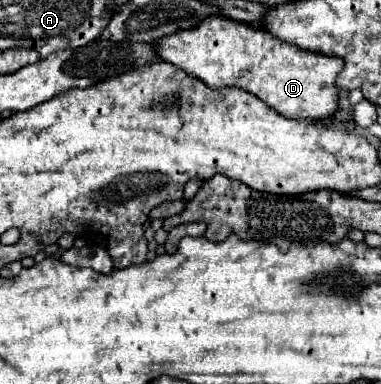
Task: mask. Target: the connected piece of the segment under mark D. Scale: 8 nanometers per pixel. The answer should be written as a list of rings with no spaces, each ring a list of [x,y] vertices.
[[[212,16],[198,28],[160,38],[158,54],[212,88],[238,86],[252,92],[286,118],[324,122],[338,110],[336,76],[344,68],[342,58],[302,50],[246,22]]]

